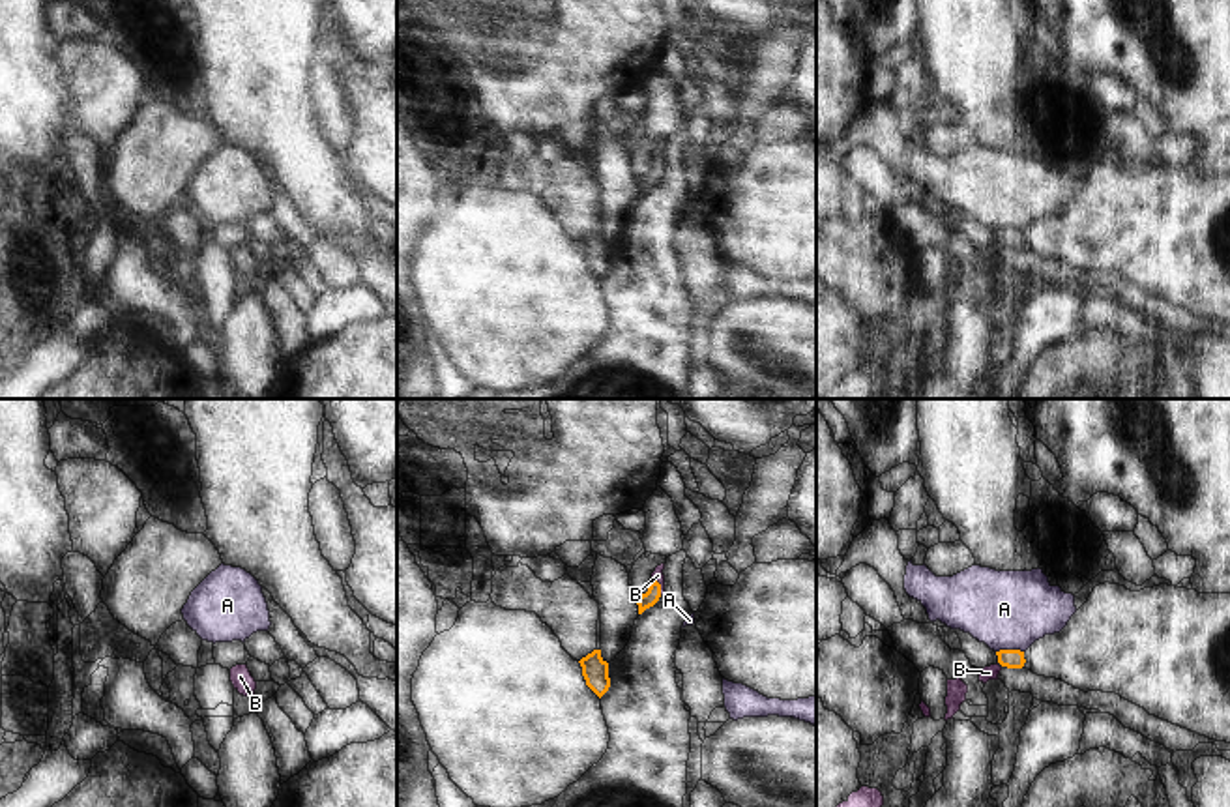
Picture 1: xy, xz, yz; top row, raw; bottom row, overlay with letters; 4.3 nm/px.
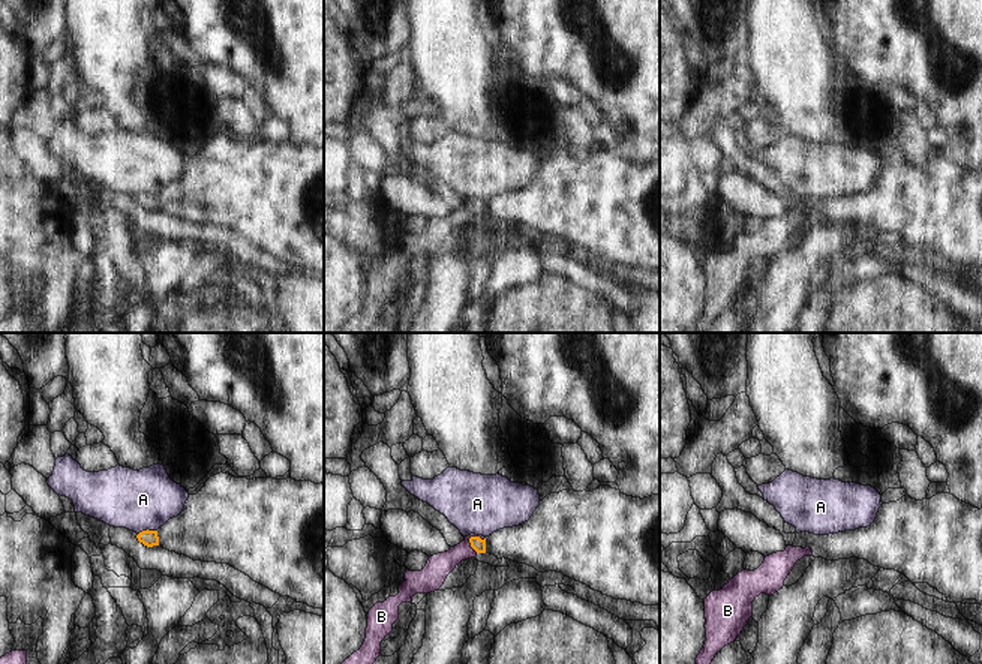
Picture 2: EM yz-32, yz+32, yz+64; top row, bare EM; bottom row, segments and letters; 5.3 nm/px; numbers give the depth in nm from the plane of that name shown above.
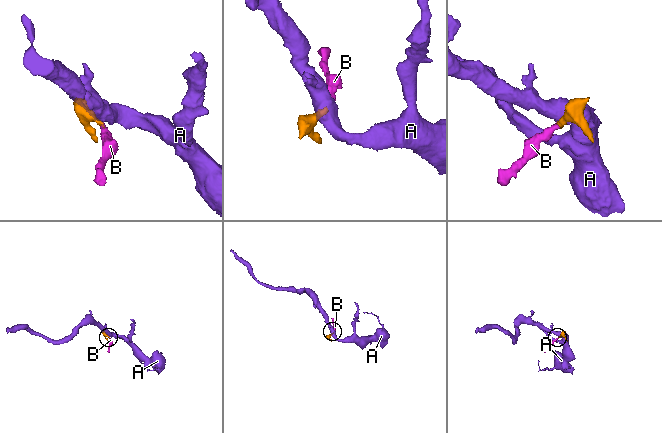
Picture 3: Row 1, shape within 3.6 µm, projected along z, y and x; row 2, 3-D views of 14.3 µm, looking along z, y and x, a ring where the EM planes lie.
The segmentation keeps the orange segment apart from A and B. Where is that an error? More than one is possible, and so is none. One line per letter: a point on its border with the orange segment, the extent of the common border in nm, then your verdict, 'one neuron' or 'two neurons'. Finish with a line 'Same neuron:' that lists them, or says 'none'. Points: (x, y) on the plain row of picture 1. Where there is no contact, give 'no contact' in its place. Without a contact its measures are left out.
A: meets orange in yz at (1010, 231); contact 120 nm long; two neurons
B: meets orange in xz at (659, 167); contact 80 nm long; one neuron
Same neuron: B

